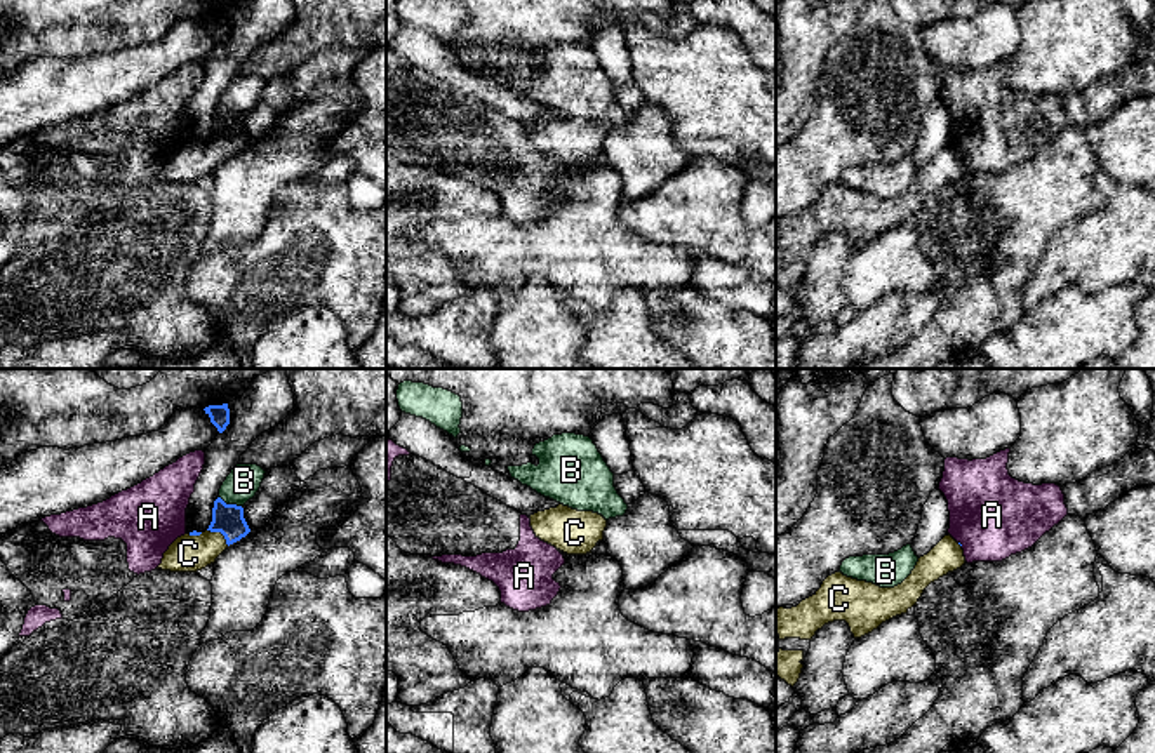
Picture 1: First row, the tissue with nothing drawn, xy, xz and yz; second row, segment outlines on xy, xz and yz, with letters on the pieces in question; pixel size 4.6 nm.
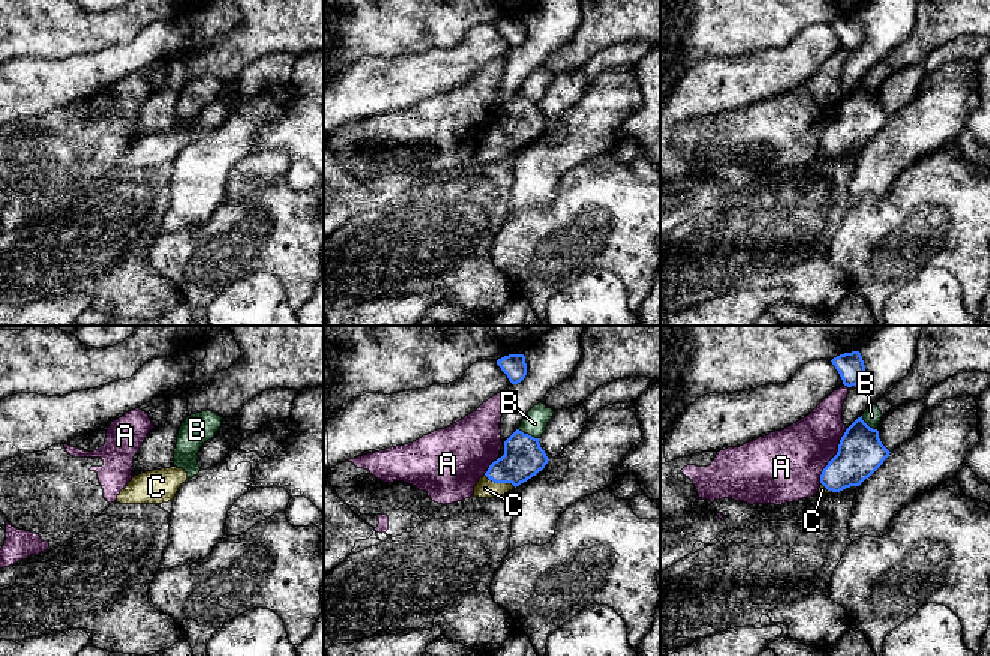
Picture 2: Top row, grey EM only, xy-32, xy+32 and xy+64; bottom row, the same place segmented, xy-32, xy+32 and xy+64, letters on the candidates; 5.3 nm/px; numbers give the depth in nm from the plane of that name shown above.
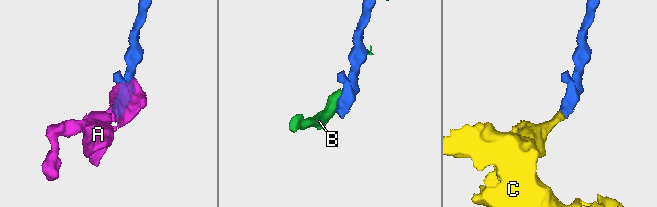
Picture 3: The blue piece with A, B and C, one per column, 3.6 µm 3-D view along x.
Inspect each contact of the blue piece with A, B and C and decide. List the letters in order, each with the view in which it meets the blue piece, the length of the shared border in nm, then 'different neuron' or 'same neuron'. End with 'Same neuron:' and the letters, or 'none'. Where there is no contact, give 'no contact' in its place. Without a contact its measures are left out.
A: no contact; different neuron
B: contact in xy; length 120 nm; different neuron
C: contact in xy; length 130 nm; same neuron
Same neuron: C

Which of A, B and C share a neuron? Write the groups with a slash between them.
A / B / C

